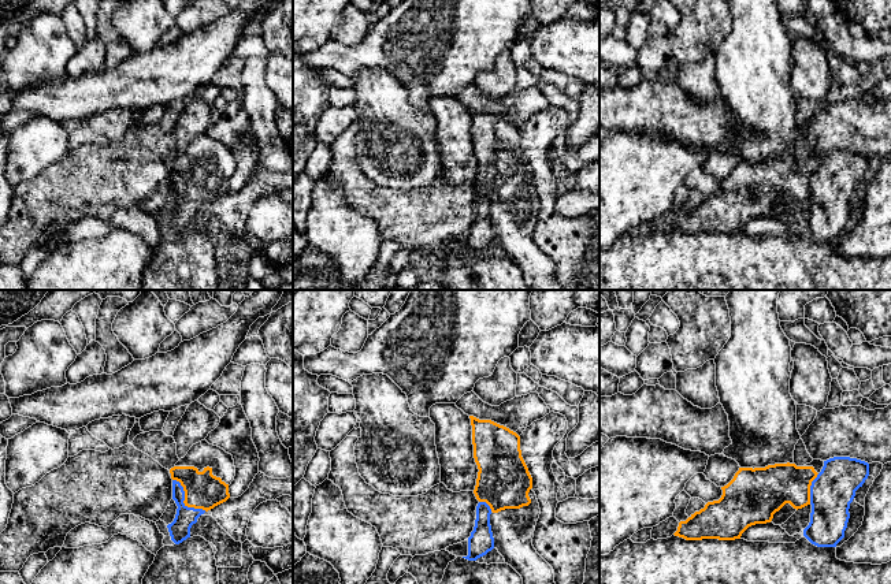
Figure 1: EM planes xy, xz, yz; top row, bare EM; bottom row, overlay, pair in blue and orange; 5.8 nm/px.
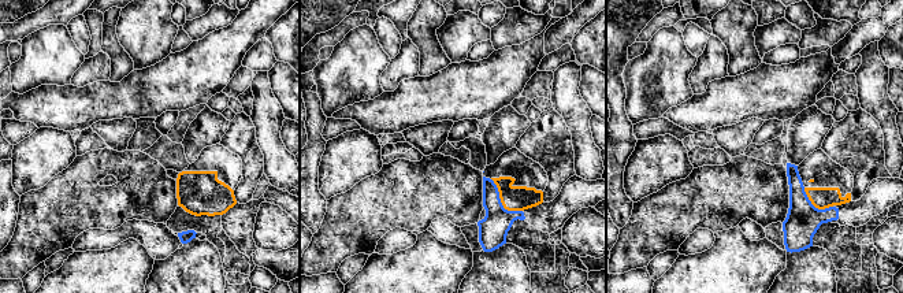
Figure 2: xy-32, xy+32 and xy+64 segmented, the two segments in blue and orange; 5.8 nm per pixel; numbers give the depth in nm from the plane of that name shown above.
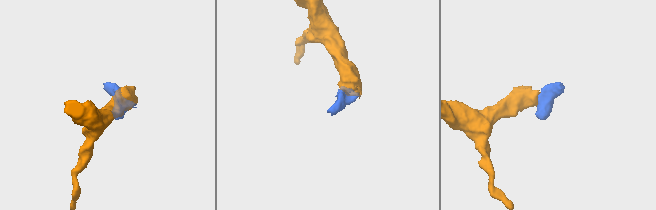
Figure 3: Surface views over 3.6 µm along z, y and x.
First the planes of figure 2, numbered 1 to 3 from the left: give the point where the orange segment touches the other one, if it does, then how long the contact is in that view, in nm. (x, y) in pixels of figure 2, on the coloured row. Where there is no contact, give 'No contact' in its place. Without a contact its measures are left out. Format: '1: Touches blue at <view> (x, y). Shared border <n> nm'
1: No contact
2: Touches blue at xy+32 (500, 201). Shared border 260 nm
3: Touches blue at xy+64 (813, 206). Shared border 200 nm

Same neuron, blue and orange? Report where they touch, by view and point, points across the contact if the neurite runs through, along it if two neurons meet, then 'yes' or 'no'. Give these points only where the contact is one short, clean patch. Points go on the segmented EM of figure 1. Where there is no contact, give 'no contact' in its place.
meets blue in xy at (184, 499); border along xy (173, 479), (182, 487), (184, 502), (188, 506), (205, 510); no

